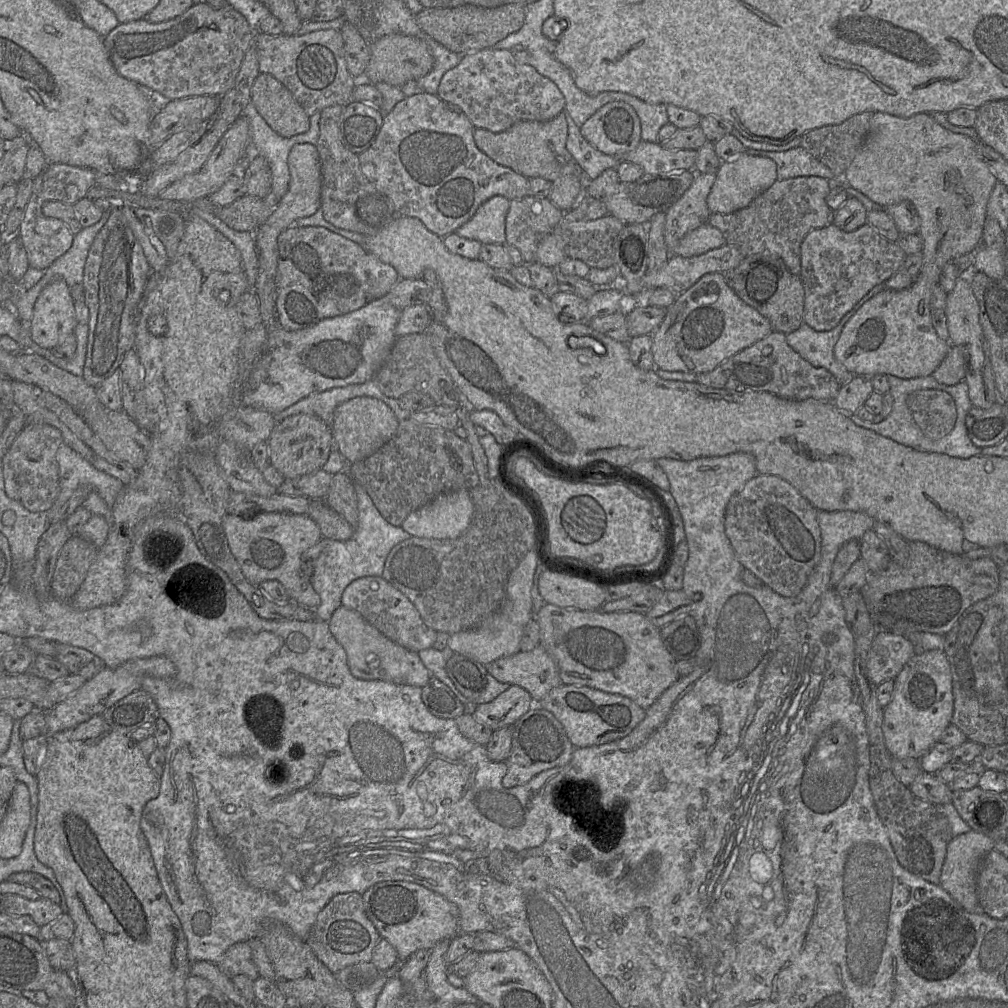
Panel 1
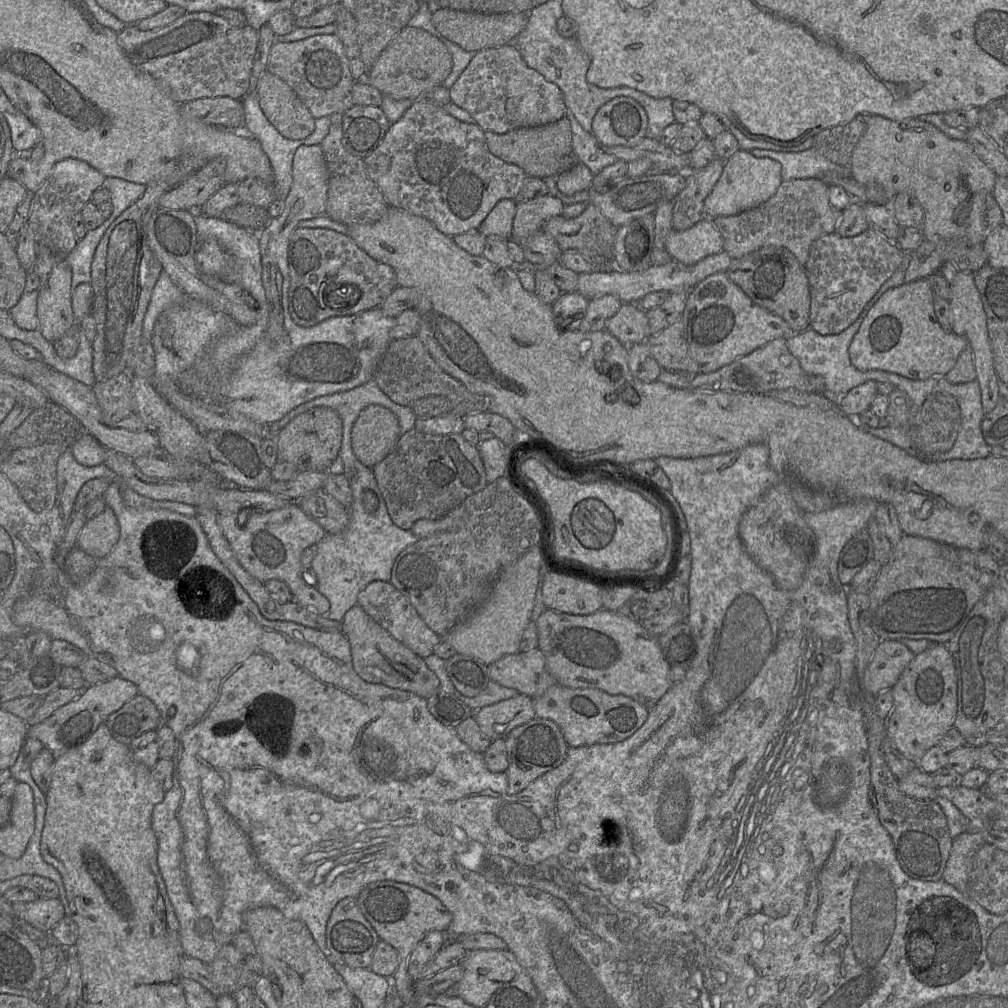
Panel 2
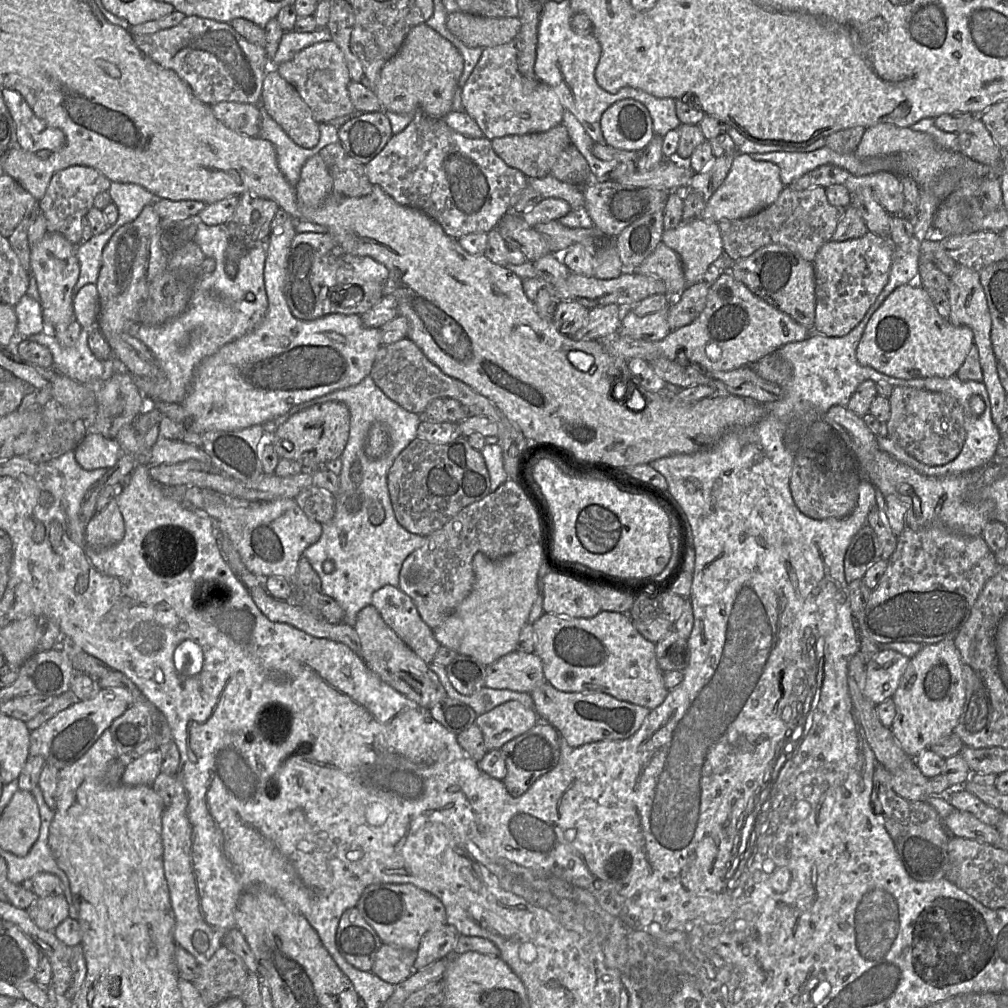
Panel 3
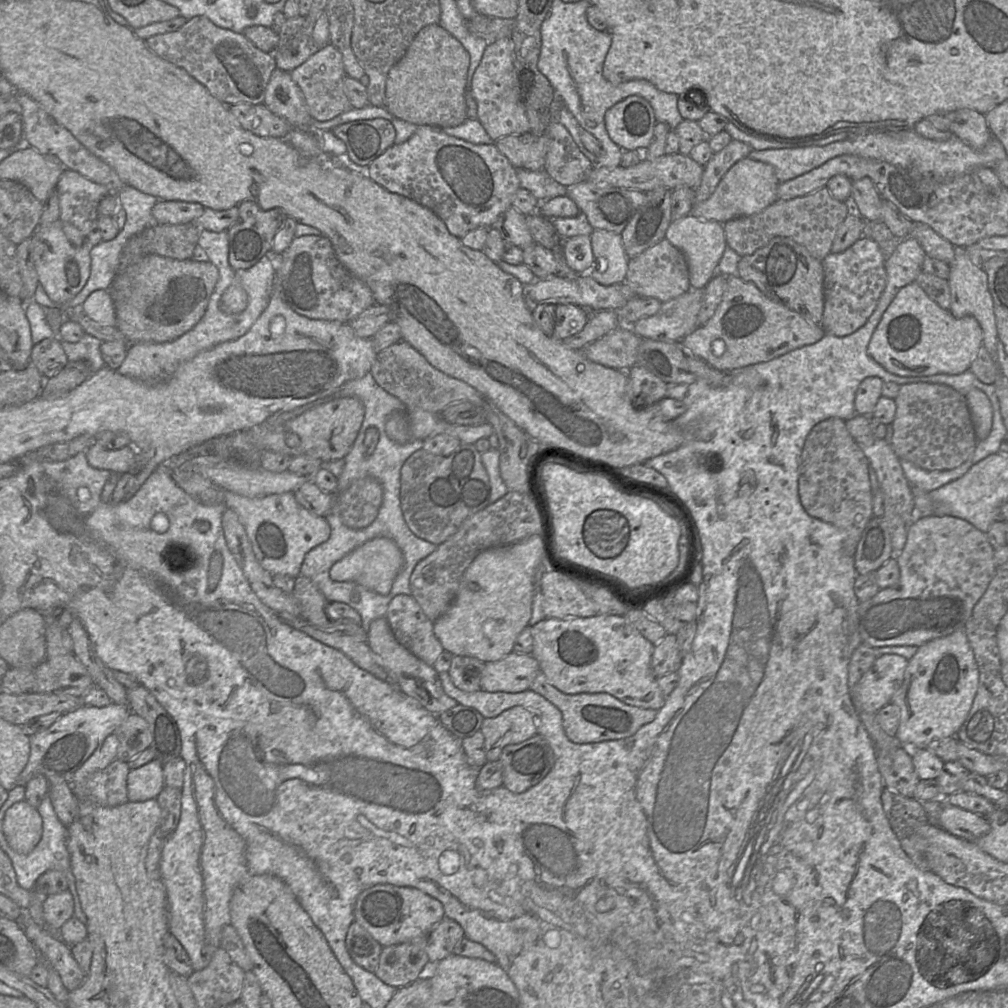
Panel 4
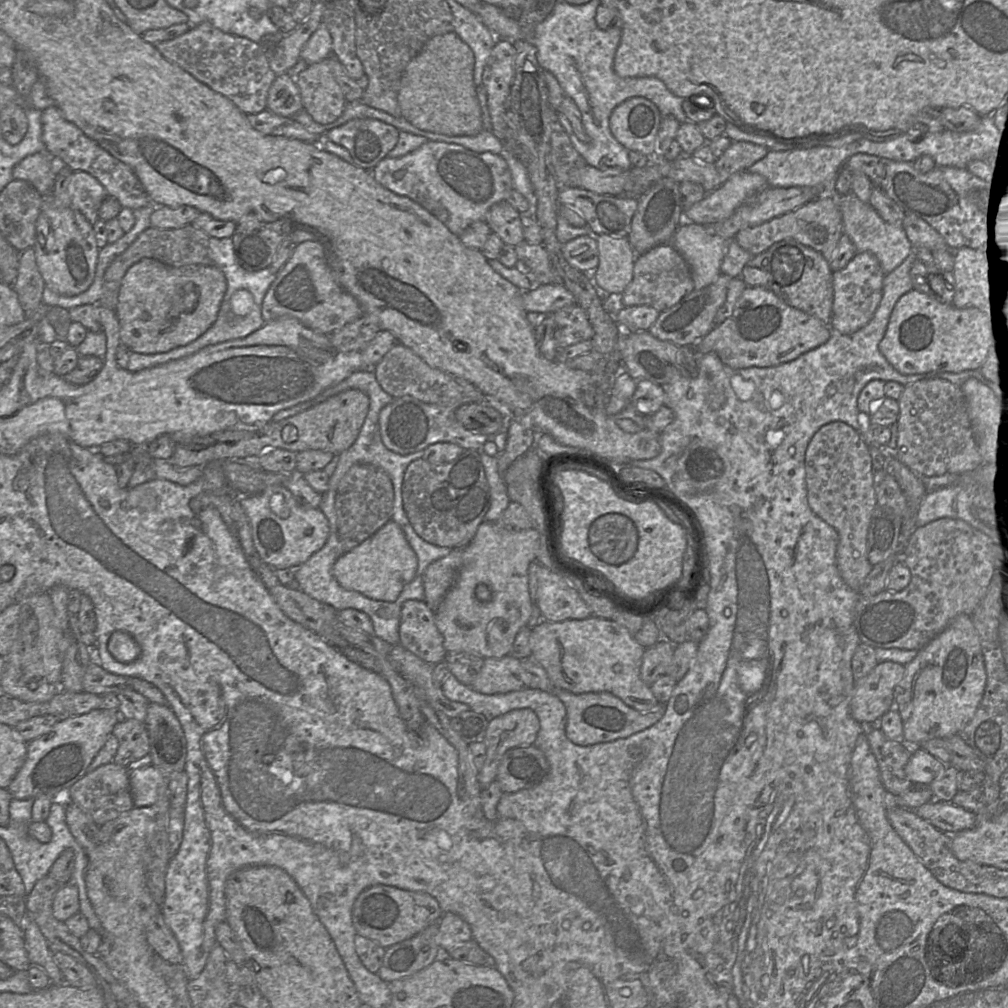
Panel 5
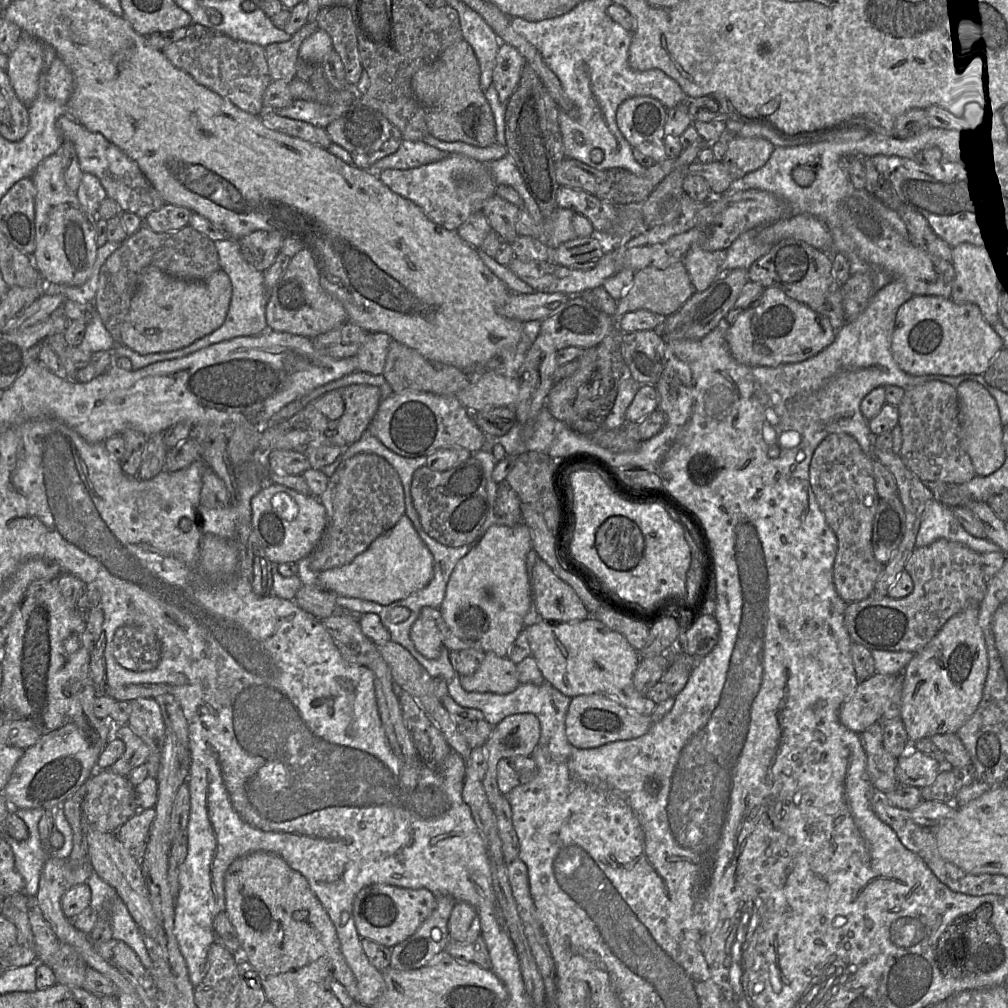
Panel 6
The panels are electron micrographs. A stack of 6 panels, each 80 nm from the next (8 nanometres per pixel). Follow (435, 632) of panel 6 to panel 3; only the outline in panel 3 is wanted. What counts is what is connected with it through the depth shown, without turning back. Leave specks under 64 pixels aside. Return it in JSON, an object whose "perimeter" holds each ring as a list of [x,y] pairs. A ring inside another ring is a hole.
{"perimeter":[[[385,585],[372,595],[374,606],[395,634],[428,665],[440,647],[413,600],[398,587]]]}

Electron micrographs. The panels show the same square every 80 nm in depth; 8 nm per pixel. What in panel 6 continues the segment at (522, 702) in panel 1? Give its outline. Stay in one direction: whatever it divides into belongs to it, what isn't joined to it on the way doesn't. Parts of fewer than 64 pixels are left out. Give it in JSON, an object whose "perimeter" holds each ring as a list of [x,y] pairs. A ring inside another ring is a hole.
{"perimeter":[[[532,713],[513,714],[493,727],[485,743],[487,769],[481,783],[485,793],[492,769],[503,758],[532,755],[541,733],[539,719]]]}

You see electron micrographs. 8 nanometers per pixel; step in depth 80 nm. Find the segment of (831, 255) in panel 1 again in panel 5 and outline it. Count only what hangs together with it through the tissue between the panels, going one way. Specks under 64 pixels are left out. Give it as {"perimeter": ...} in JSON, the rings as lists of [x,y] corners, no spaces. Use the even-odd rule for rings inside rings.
{"perimeter":[[[860,252],[841,270],[833,272],[833,306],[830,327],[844,335],[851,335],[872,319],[882,298],[885,273],[877,257]]]}

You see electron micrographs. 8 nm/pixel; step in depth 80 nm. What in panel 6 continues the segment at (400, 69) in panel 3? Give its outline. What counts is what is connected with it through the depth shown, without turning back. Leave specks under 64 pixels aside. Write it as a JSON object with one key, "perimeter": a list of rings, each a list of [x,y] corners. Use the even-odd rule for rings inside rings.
{"perimeter":[[[462,40],[448,47],[437,60],[420,68],[411,87],[426,109],[428,132],[444,142],[464,142],[487,147],[496,142],[495,120],[480,86],[480,66],[474,50]]]}

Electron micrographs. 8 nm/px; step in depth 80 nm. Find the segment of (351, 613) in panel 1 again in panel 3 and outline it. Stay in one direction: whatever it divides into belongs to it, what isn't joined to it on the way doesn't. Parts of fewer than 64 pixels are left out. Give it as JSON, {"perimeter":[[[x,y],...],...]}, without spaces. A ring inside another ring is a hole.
{"perimeter":[[[374,606],[360,610],[354,628],[361,643],[360,657],[382,681],[428,710],[448,696],[438,675],[395,634]]]}

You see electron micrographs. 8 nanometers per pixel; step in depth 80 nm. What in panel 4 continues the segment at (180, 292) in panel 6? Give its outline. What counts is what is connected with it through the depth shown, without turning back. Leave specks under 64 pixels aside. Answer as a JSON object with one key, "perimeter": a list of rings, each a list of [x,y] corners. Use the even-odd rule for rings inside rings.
{"perimeter":[[[144,255],[123,268],[111,285],[117,328],[129,344],[173,341],[201,320],[218,279],[219,271],[211,262]]]}

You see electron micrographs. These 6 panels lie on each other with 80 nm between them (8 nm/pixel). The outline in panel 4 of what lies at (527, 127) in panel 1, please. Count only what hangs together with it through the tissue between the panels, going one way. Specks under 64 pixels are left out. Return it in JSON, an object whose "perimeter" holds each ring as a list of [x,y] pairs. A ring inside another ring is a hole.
{"perimeter":[[[530,133],[502,137],[494,144],[516,169],[530,171],[544,169],[550,139],[547,134],[535,136]]]}

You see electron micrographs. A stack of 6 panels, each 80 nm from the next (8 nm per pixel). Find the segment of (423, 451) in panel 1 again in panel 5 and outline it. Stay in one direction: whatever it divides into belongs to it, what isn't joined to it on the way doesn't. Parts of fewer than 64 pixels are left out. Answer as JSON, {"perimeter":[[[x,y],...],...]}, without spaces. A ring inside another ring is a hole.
{"perimeter":[[[464,449],[456,459],[442,464],[433,464],[423,458],[412,461],[404,473],[402,501],[411,526],[422,539],[442,547],[466,547],[485,521],[485,515],[490,507],[490,488],[479,451]]]}

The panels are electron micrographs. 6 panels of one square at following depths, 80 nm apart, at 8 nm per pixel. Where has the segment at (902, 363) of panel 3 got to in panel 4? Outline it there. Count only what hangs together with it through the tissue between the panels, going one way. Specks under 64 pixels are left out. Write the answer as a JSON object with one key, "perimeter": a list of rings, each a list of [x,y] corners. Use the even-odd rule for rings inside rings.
{"perimeter":[[[912,283],[899,290],[884,312],[872,335],[867,351],[888,372],[902,377],[917,377],[935,374],[961,374],[969,370],[982,346],[983,331],[973,316],[955,318],[950,310],[942,309],[931,300],[917,283]]]}

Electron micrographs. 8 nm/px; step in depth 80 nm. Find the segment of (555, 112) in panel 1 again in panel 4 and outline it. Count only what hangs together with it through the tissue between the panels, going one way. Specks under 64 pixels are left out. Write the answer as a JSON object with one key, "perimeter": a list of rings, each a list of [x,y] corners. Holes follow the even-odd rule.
{"perimeter":[[[511,38],[489,44],[471,82],[471,93],[477,105],[477,120],[493,141],[511,135],[531,132],[528,112],[521,102],[514,70],[514,48]]]}

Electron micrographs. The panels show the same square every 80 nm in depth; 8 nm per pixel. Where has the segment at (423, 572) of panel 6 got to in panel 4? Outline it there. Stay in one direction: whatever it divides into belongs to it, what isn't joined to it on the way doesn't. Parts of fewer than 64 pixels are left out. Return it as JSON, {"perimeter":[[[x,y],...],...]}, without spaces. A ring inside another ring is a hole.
{"perimeter":[[[377,537],[358,546],[337,561],[330,570],[330,576],[335,581],[355,582],[381,595],[388,595],[403,565],[404,557],[397,544],[390,538]]]}

